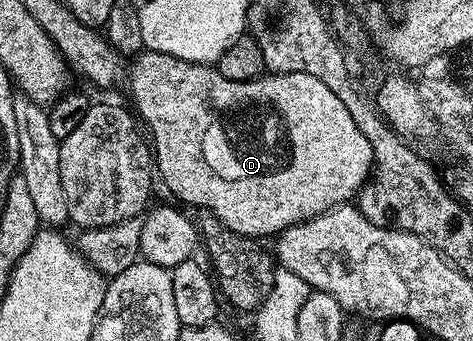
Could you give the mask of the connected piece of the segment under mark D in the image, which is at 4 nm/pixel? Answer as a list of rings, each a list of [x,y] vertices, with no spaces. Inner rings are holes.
[[[149,50],[137,53],[132,63],[132,108],[148,129],[160,180],[162,176],[167,190],[183,200],[178,202],[195,204],[198,210],[210,212],[236,234],[251,238],[277,237],[293,224],[311,220],[337,204],[353,201],[362,185],[371,179],[372,146],[360,134],[356,122],[352,122],[352,114],[348,114],[344,102],[320,78],[312,78],[312,74],[275,72],[236,82],[224,78],[217,67],[192,64],[172,58],[172,54]]]

